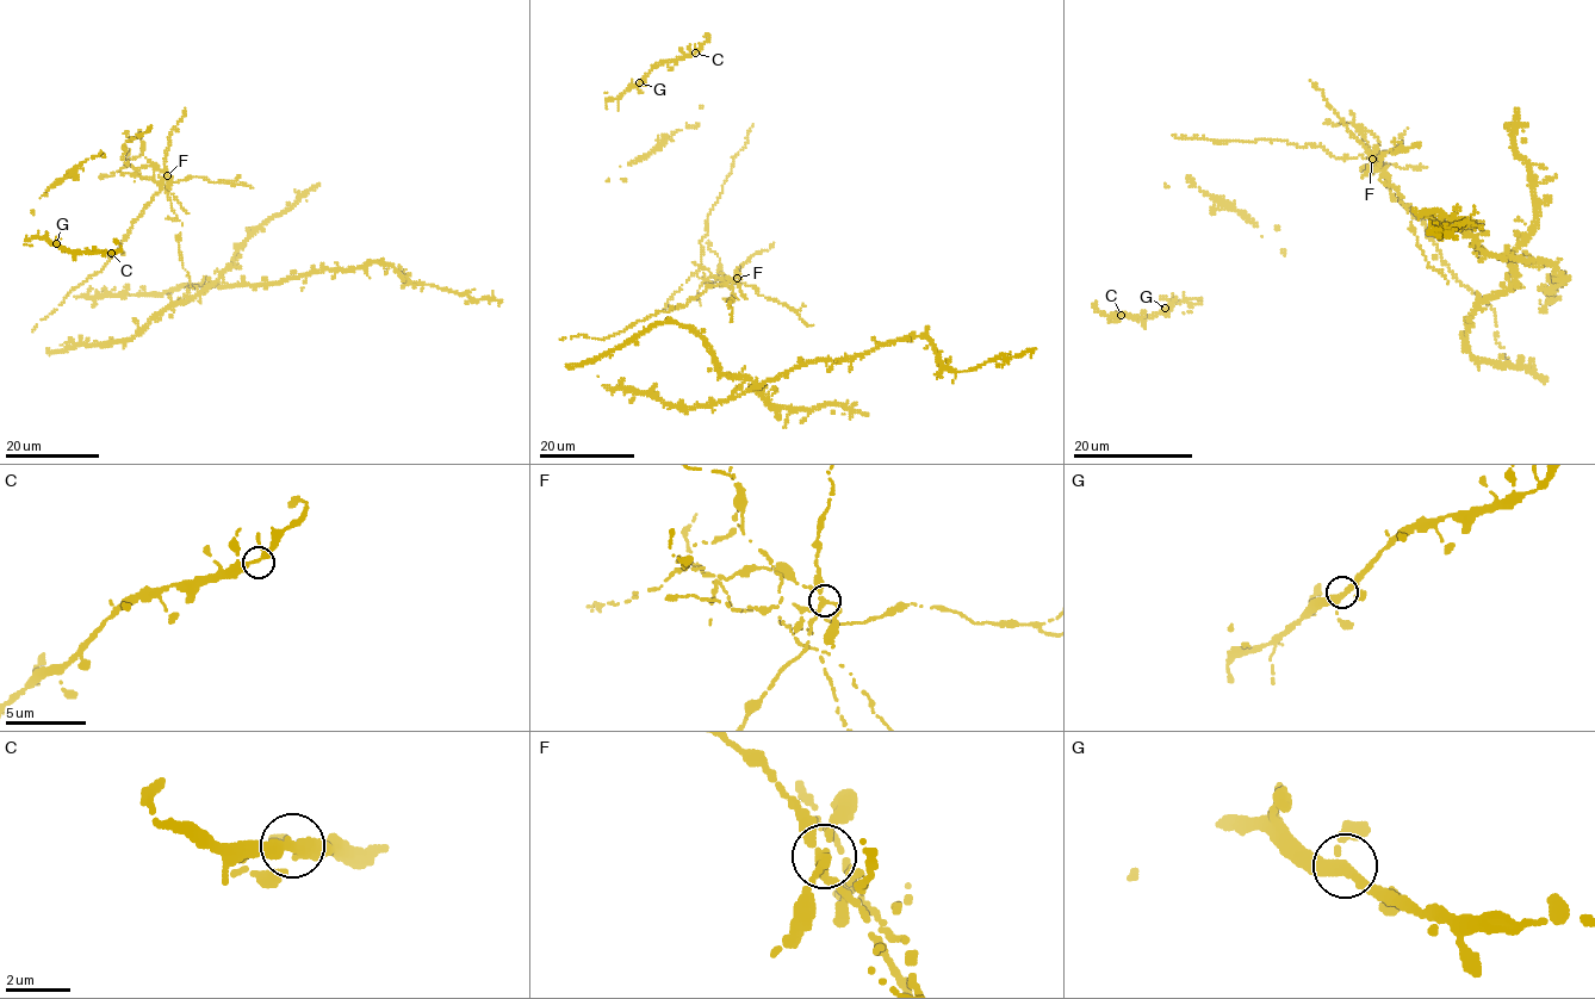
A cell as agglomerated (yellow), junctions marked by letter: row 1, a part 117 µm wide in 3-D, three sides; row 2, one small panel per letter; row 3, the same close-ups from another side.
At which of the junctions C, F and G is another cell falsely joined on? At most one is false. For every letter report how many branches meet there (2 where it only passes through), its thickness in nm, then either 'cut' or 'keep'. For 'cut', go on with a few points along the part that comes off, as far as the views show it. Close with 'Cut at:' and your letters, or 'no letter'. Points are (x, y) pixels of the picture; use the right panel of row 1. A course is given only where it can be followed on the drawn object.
C: 3 | 260 nm | keep
F: 3 | 280 nm | cut | (1372, 159), (1376, 149), (1376, 156), (1336, 159), (1320, 146), (1277, 138), (1220, 142), (1173, 135)
G: 3 | 300 nm | keep
Cut at: F

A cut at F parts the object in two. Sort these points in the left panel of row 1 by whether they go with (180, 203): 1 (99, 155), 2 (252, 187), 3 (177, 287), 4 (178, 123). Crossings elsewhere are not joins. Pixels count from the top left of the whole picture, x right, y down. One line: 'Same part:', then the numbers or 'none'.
Same part: 2

